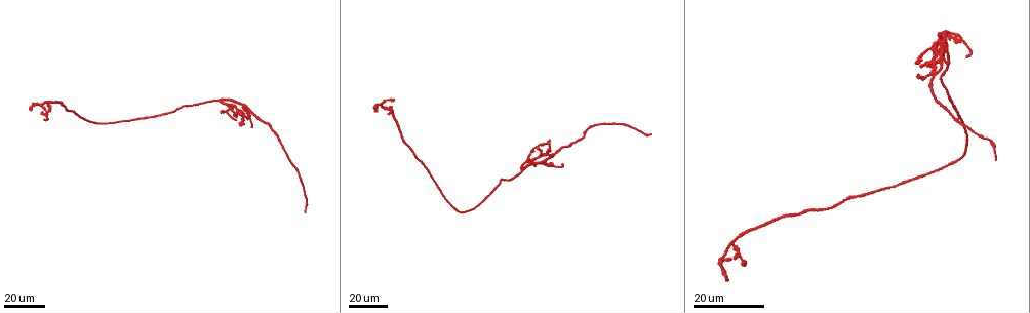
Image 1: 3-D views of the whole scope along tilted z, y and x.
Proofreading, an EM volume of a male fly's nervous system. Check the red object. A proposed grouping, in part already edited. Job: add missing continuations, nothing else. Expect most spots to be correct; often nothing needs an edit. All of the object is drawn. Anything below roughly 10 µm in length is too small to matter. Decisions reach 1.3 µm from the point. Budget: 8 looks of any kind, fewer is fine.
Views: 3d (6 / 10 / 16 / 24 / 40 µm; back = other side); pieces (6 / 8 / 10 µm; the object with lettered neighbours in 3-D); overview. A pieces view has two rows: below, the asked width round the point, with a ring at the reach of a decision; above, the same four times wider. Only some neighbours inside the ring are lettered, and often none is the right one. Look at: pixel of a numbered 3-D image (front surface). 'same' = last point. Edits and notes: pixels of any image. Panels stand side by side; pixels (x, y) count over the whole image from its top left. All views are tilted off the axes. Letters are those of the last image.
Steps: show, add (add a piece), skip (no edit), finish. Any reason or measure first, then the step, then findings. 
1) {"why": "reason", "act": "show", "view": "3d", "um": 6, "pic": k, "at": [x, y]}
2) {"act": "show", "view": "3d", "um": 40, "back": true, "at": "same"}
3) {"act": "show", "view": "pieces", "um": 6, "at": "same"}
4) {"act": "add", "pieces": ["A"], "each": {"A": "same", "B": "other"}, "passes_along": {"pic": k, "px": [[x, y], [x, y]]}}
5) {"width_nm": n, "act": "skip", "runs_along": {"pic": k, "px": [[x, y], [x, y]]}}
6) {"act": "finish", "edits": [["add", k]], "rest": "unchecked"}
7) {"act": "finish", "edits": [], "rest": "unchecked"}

{"why": "an open end", "act": "show", "view": "3d", "um": 24, "pic": 1, "at": [649, 132]}

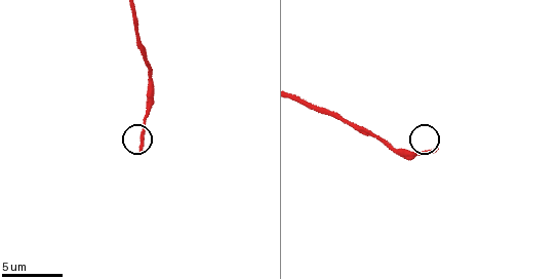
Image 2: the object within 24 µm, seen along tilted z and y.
{"act": "show", "view": "3d", "um": 6, "pic": 2, "at": [139, 149]}

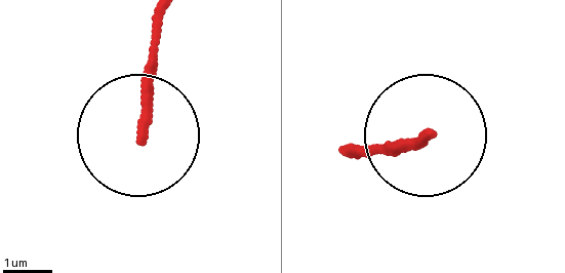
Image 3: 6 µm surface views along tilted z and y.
{"why": "what lies round it", "act": "show", "view": "pieces", "um": 10, "pic": 3, "at": [427, 133]}

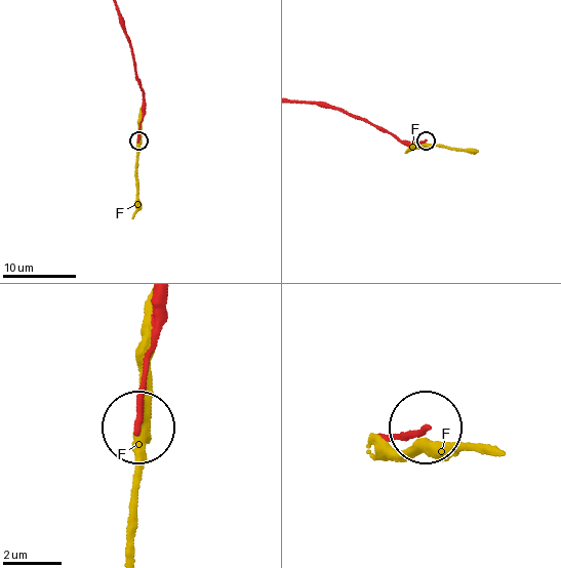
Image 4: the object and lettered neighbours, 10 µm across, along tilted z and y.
{"act": "skip", "each": {"F": "other"}, "runs_along": {"pic": 4, "px": [[310, 102], [345, 111], [402, 139], [426, 140]]}, "found": "none of them fits"}

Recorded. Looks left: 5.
{"why": "free end", "act": "show", "view": "3d", "um": 24, "pic": 1, "at": [242, 124]}

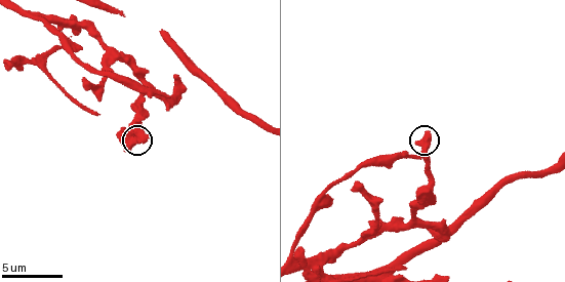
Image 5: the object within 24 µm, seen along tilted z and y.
{"act": "show", "view": "pieces", "um": 10, "pic": 5, "at": [146, 138]}

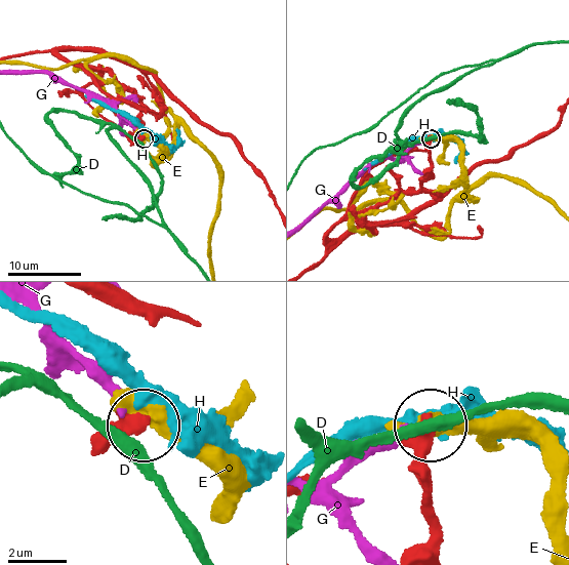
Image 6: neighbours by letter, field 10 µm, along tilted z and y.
{"width_nm": 470, "act": "skip", "each": {"D": "other", "E": "other", "G": "other", "H": "other"}, "found": "no lettered piece goes on from it"}

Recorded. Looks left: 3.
{"why": "free end", "act": "show", "view": "pieces", "um": 8, "pic": 5, "at": [403, 267]}

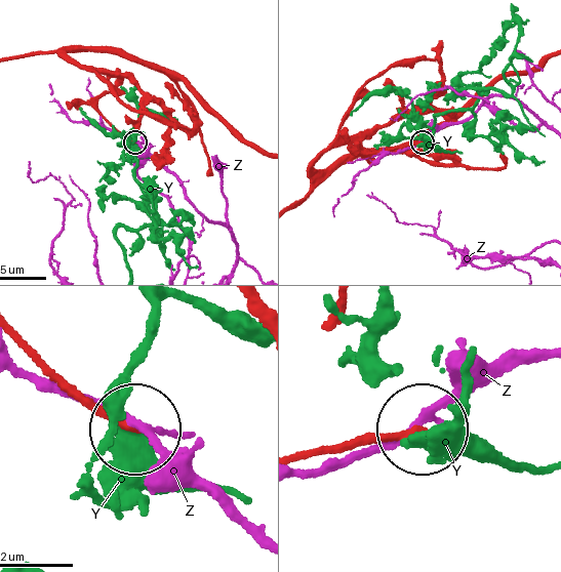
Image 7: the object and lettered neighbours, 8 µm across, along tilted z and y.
{"act": "skip", "each": {"Y": "other", "Z": "other"}, "runs_along": {"pic": 7, "px": [[11, 327], [66, 381], [129, 421]]}, "found": "no lettered piece goes on from it"}

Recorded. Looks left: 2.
{"why": "thin end", "act": "show", "view": "pieces", "um": 8, "pic": 5, "at": [419, 158]}

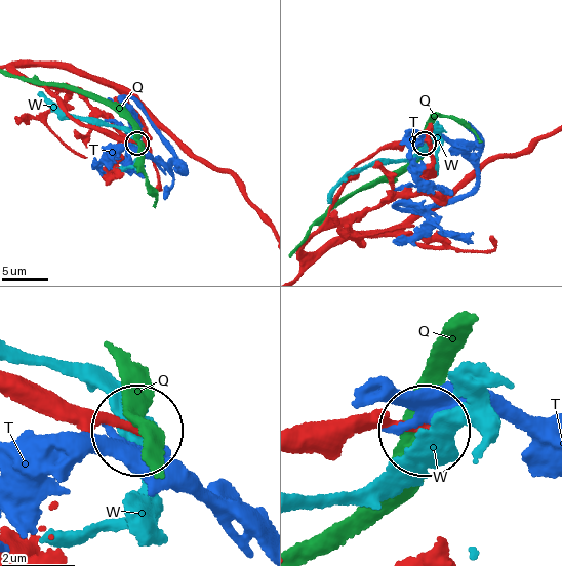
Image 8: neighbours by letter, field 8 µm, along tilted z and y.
{"act": "skip", "each": {"Q": "other", "T": "other", "W": "other"}, "found": "none of them fits"}

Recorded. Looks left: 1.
{"act": "finish", "edits": [], "rest": "unchecked"}

